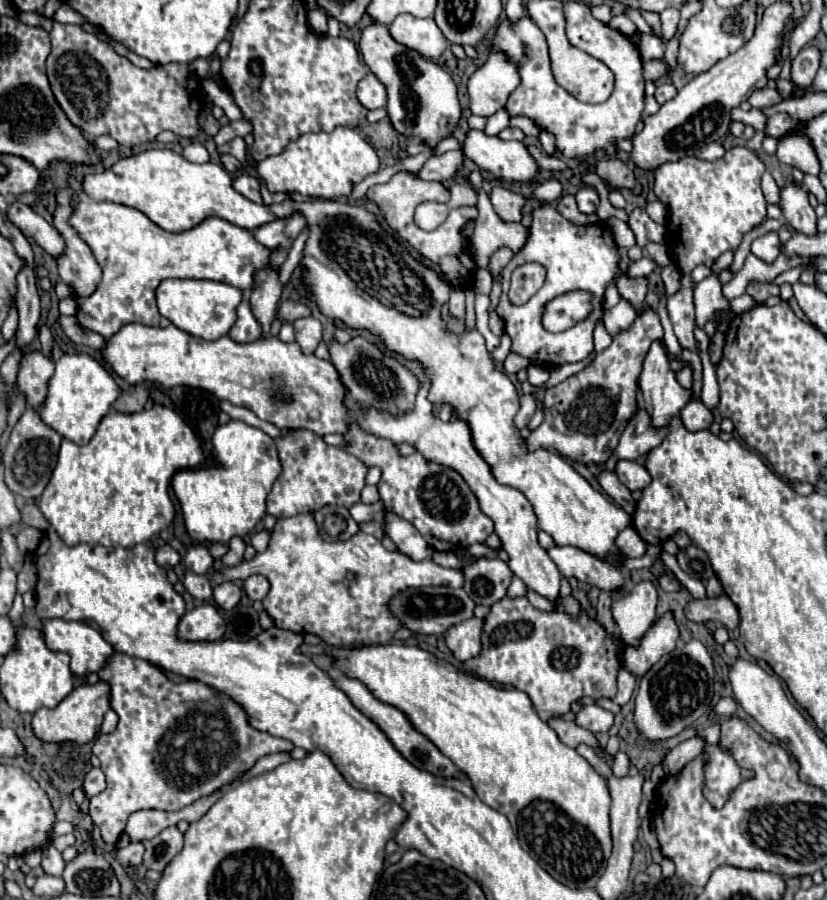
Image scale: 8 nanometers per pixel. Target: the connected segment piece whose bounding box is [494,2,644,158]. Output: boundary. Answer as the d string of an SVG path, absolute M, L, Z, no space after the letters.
M566 2L564 12L568 22L566 36L570 44L594 56L596 60L604 62L614 72L616 86L612 96L602 104L588 104L588 102L576 100L564 88L560 88L550 70L546 36L528 16L524 16L518 24L510 24L508 20L504 20L494 36L494 46L506 52L510 60L518 64L520 78L522 78L520 86L510 94L506 108L510 116L528 116L540 128L552 132L556 136L558 150L568 158L590 156L598 148L606 152L616 152L614 140L630 138L636 132L636 124L640 122L644 112L644 78L642 78L640 52L624 34L598 22L590 14L588 4Z

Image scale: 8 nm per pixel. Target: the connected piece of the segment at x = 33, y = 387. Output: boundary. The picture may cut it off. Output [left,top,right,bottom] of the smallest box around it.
[18,350,54,408]

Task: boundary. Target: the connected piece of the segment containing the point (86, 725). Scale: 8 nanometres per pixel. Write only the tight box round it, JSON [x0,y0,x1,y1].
[32,682,110,744]

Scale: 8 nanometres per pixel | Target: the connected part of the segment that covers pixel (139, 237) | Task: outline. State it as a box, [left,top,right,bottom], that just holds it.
[70,198,274,338]

